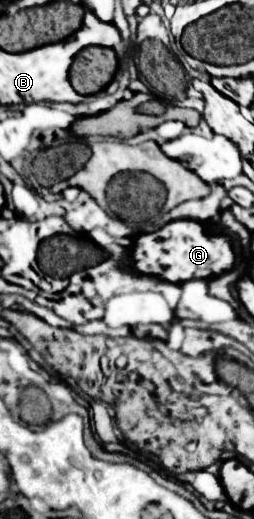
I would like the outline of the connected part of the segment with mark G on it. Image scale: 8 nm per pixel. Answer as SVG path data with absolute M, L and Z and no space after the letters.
M193 219L171 221L165 227L139 235L131 249L133 269L145 275L157 275L171 283L185 283L189 279L209 279L227 273L235 265L233 239L223 231L207 231L207 227Z

